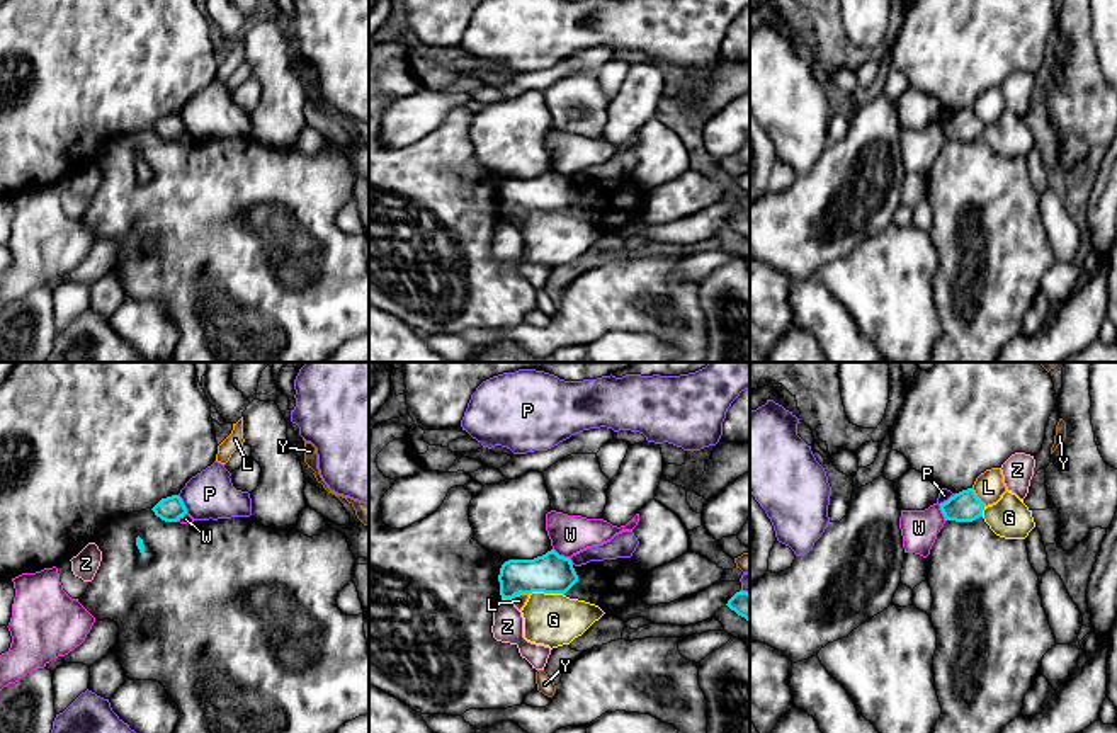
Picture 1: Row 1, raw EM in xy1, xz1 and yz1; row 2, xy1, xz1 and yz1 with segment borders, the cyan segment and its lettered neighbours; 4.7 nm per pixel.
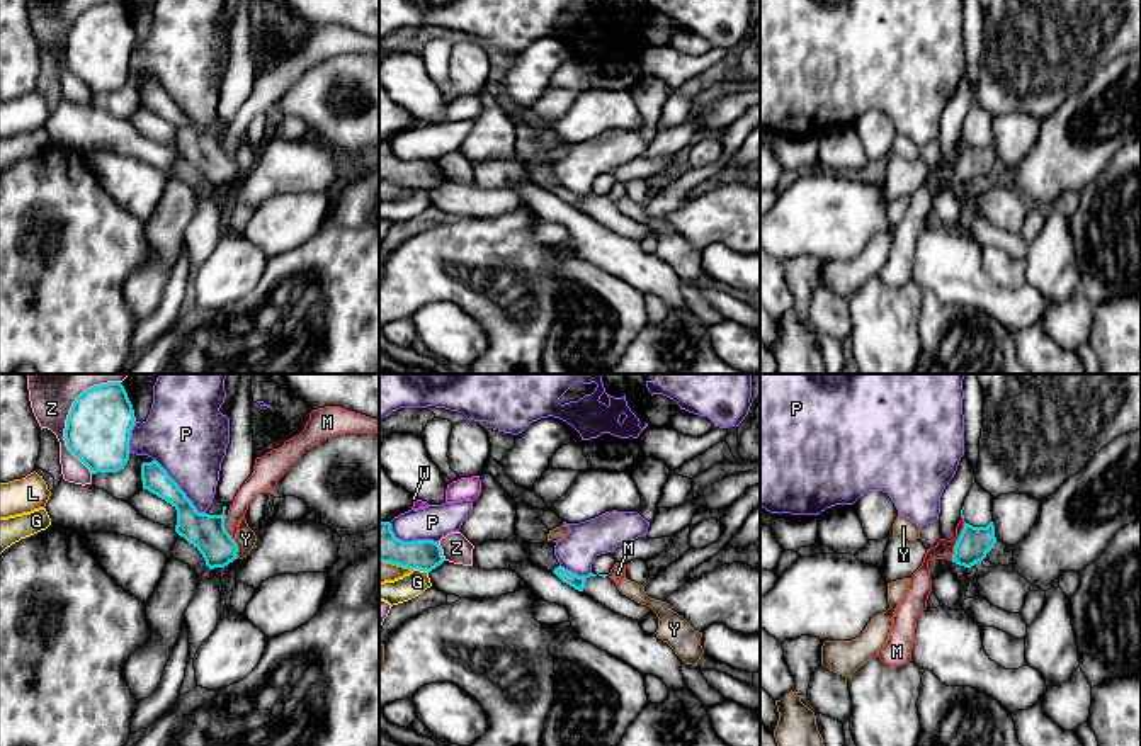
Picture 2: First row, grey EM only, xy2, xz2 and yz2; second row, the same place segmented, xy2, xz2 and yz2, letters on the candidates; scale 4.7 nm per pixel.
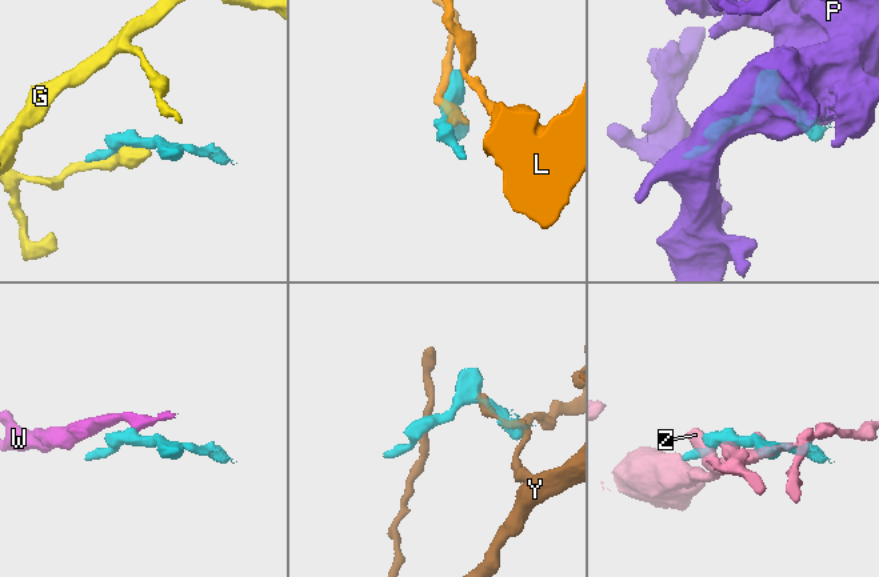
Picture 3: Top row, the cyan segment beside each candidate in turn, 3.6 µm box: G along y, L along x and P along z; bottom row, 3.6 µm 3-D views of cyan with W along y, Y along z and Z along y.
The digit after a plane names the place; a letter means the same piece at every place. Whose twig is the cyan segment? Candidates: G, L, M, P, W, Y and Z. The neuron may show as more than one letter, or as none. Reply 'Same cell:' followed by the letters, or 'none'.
Same cell: none

